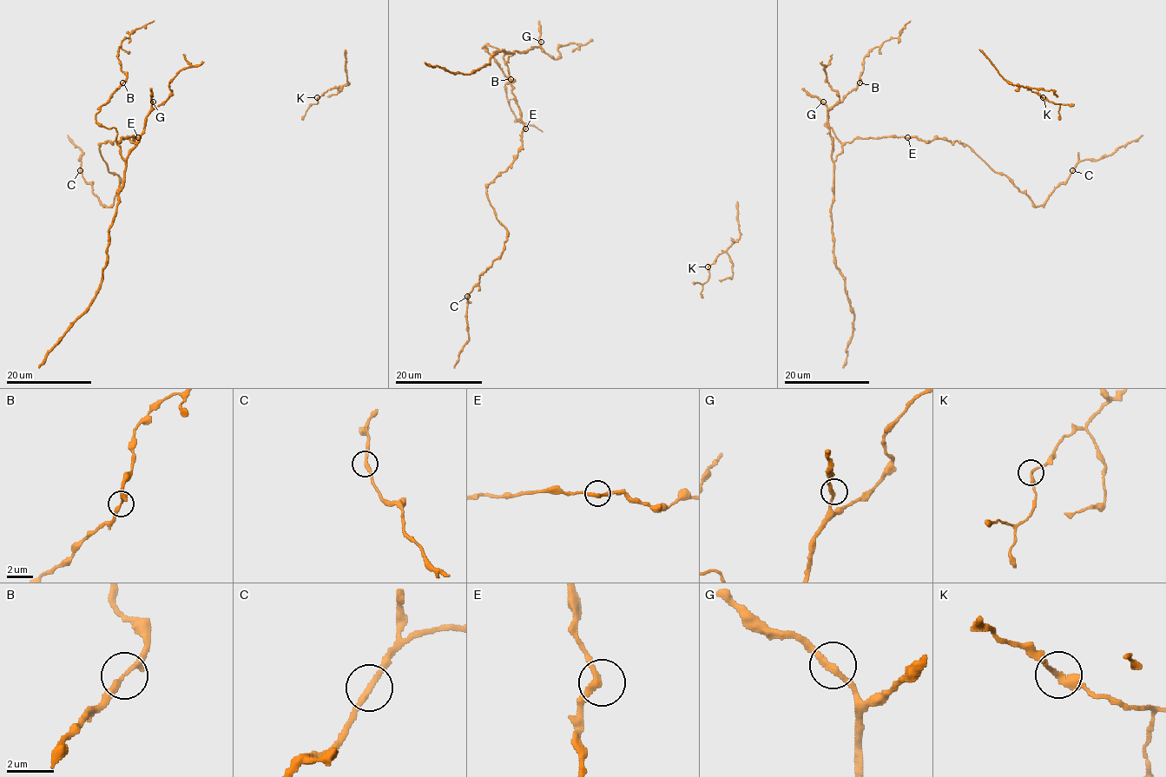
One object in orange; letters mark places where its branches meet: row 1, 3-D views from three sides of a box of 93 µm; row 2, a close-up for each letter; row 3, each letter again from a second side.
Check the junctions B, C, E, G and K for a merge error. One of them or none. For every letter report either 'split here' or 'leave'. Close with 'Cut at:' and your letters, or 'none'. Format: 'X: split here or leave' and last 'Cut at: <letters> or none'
B: leave
C: leave
E: leave
G: leave
K: leave
Cut at: none

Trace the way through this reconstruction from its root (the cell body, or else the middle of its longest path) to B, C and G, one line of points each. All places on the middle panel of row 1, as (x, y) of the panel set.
B: (494, 179), (517, 154), (524, 125), (511, 91), (505, 54), (485, 45), (483, 48), (510, 79)
C: (494, 179), (486, 188), (486, 197), (506, 230), (507, 240), (502, 253), (480, 276), (467, 296)
G: (494, 179), (517, 154), (524, 128), (511, 91), (507, 58), (515, 50), (524, 52), (541, 42)

